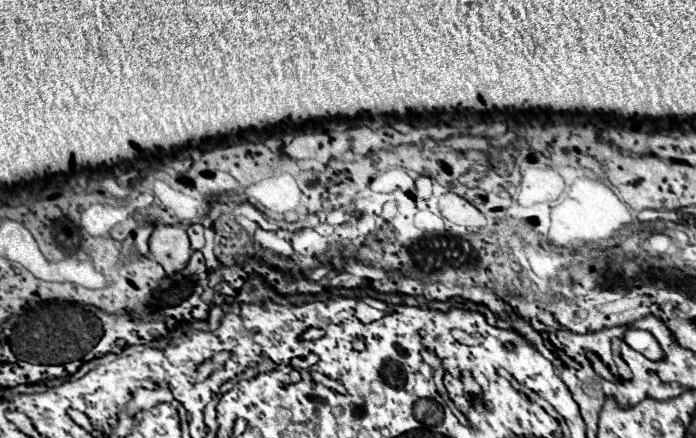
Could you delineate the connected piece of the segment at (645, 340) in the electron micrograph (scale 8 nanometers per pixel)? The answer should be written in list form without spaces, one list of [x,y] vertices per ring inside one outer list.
[[[628,328],[626,334],[624,334],[624,342],[644,354],[648,360],[652,362],[658,362],[658,360],[664,360],[664,352],[660,348],[660,344],[656,342],[656,338],[650,334],[650,332],[644,332],[644,330],[636,330],[636,328]]]

